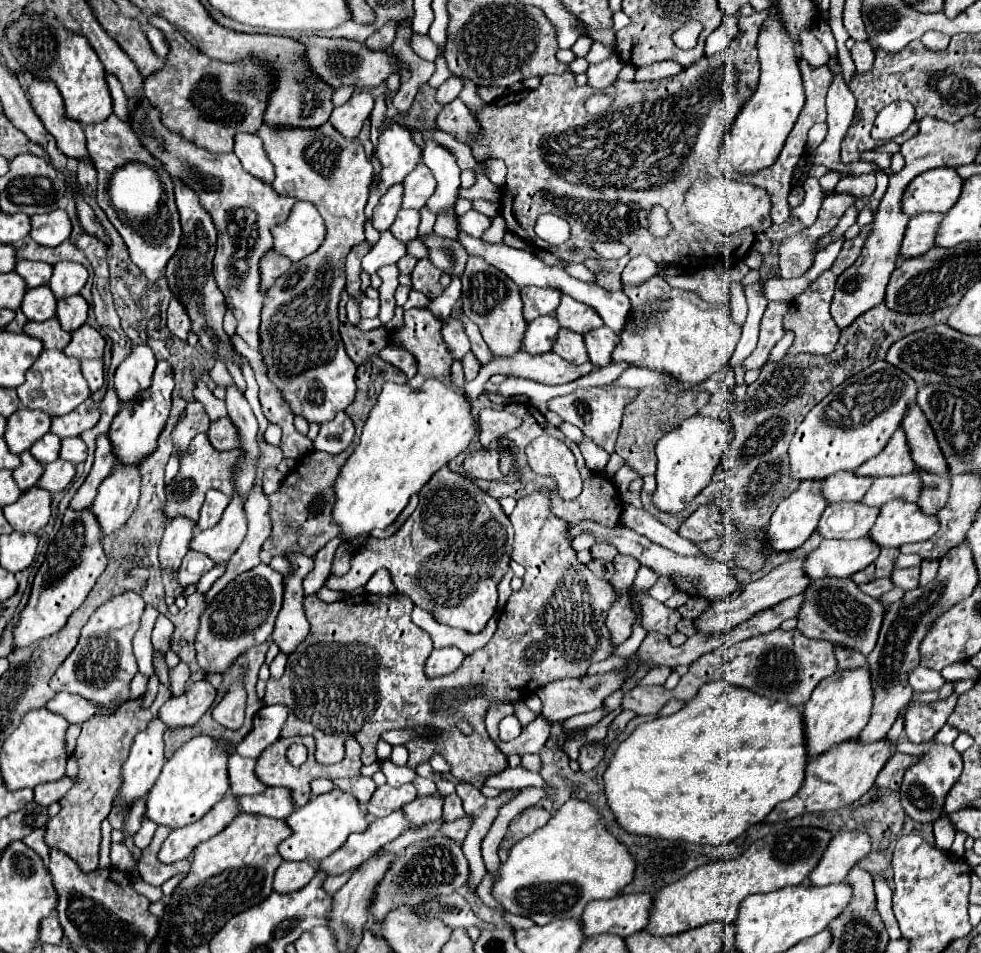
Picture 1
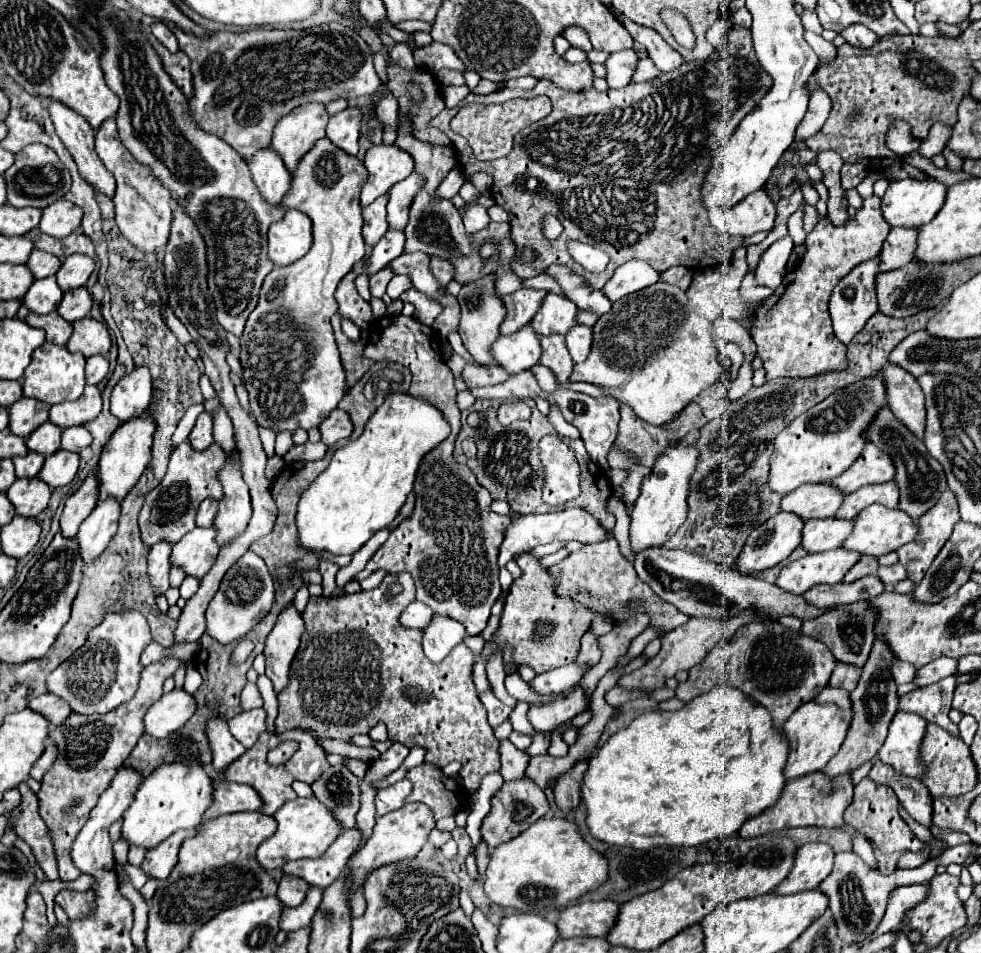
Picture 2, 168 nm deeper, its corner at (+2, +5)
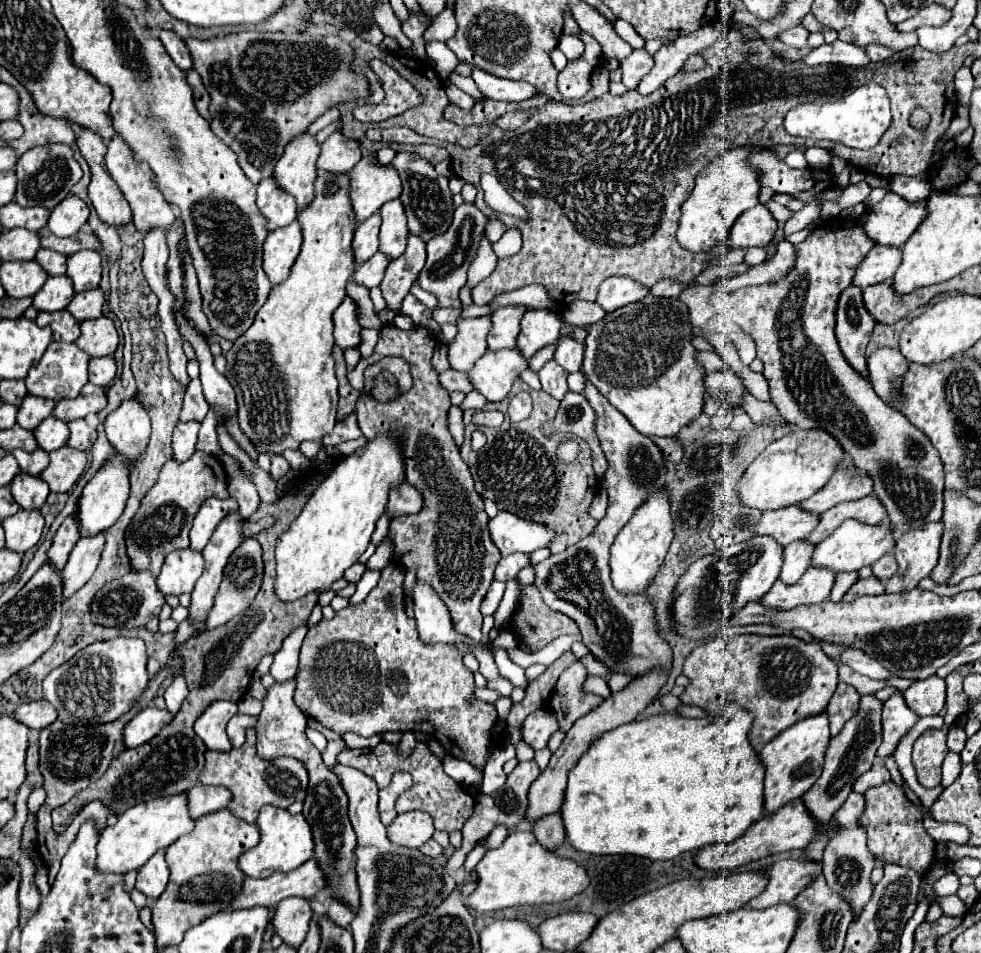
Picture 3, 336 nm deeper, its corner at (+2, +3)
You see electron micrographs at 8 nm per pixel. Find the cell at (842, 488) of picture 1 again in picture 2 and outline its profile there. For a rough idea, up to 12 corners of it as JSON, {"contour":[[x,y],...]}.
{"contour":[[806,483],[782,497],[782,511],[828,517],[842,505],[830,483]]}

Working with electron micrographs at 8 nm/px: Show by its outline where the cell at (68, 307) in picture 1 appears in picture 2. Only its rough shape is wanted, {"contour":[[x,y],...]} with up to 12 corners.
{"contour":[[84,287],[64,293],[58,307],[74,323],[90,313],[92,297]]}

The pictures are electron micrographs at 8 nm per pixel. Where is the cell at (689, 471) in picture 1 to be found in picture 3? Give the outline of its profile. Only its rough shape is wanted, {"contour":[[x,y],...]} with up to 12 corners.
{"contour":[[666,489],[612,545],[622,595],[646,593],[674,537]]}

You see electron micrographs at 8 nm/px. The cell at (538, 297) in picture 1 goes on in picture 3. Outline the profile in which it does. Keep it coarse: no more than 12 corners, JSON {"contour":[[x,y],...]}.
{"contour":[[522,305],[498,307],[488,349],[514,349]]}

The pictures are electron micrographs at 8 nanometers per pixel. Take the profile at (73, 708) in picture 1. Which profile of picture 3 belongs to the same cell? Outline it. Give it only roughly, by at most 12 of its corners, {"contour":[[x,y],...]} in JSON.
{"contour":[[44,701],[20,705],[12,717],[40,731],[56,721],[56,711]]}

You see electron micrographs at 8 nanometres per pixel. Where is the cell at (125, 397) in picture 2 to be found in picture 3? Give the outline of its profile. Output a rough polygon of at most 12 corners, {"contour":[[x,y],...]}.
{"contour":[[124,401],[104,429],[118,457],[146,453],[150,419],[140,401]]}

